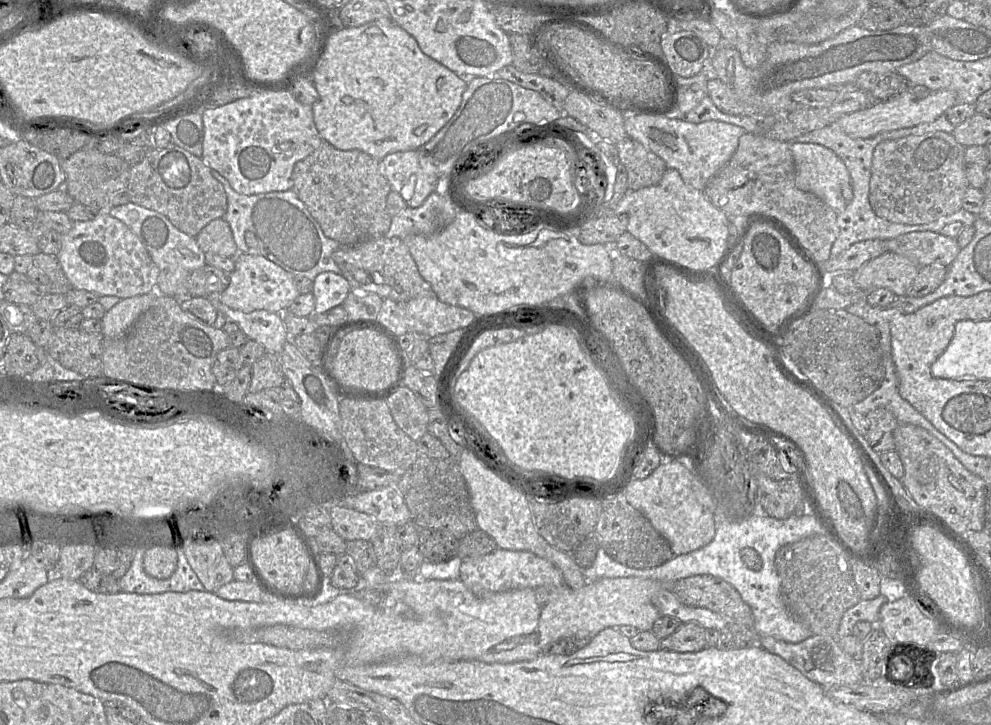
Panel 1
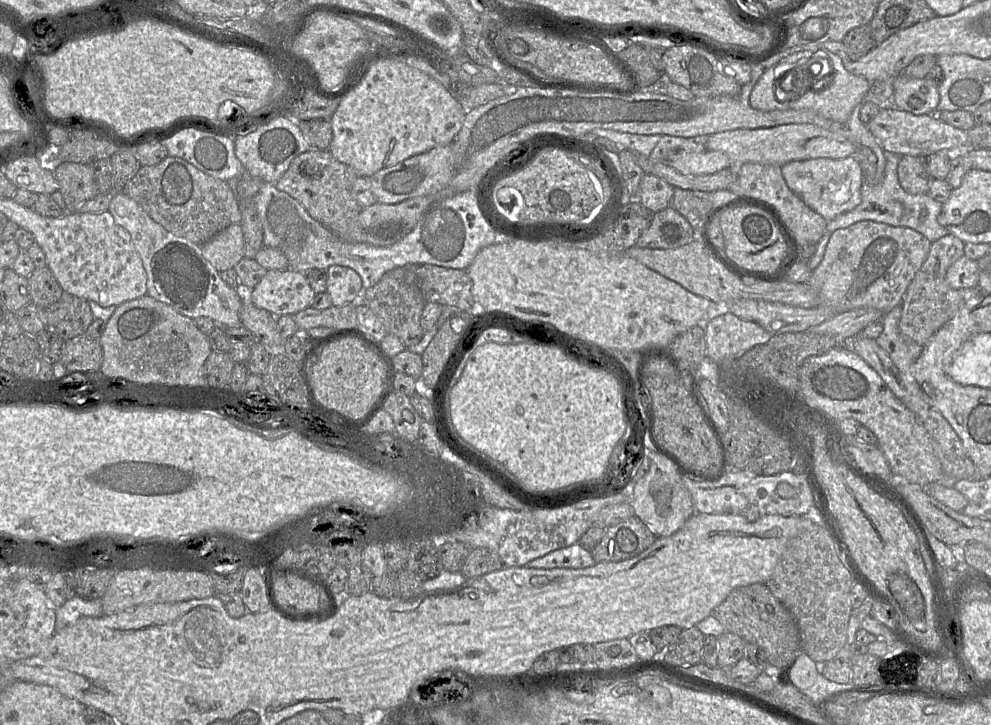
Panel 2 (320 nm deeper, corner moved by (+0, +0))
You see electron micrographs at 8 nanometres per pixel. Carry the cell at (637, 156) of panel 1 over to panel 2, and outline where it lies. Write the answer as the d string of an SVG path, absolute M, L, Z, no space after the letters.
M644 174L638 191L638 201L652 213L659 212L671 204L674 187L653 174Z

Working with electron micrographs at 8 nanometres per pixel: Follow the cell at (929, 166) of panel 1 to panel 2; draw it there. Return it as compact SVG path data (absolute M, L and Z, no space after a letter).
M903 155L898 163L897 175L901 187L909 194L928 194L935 179L929 175L923 158Z

